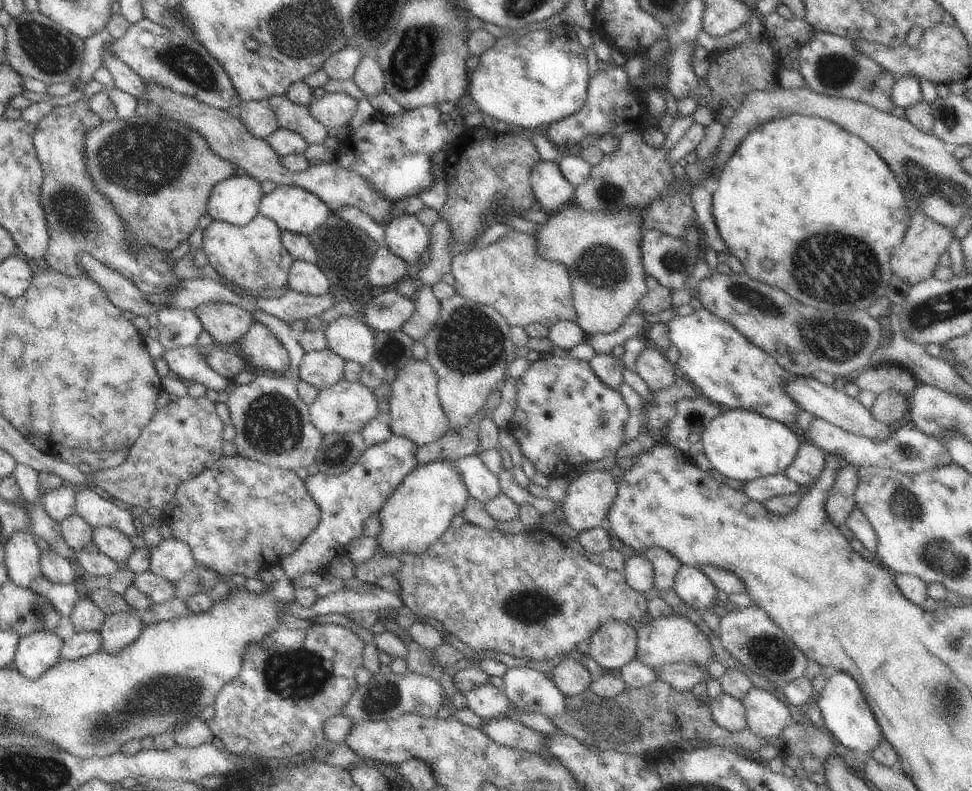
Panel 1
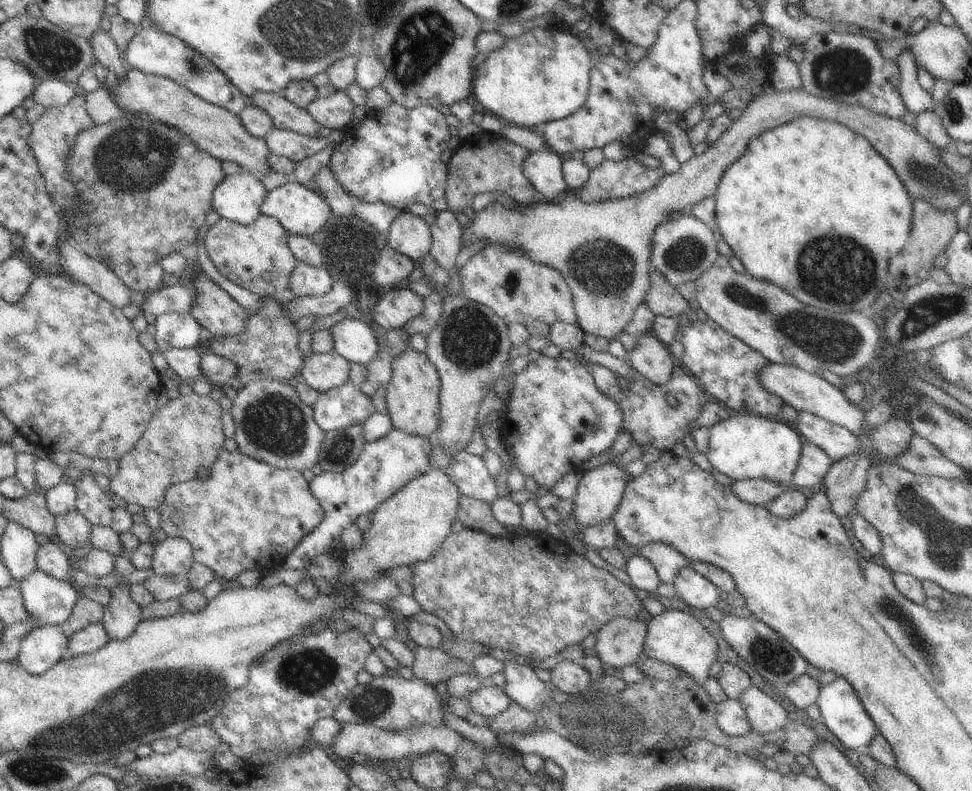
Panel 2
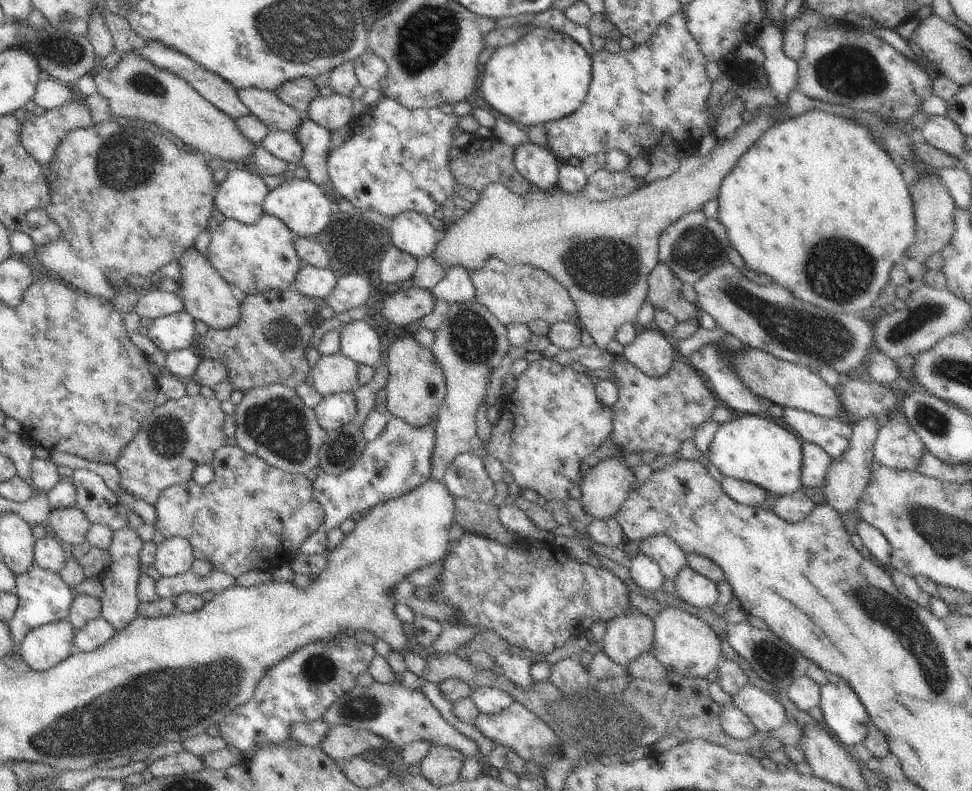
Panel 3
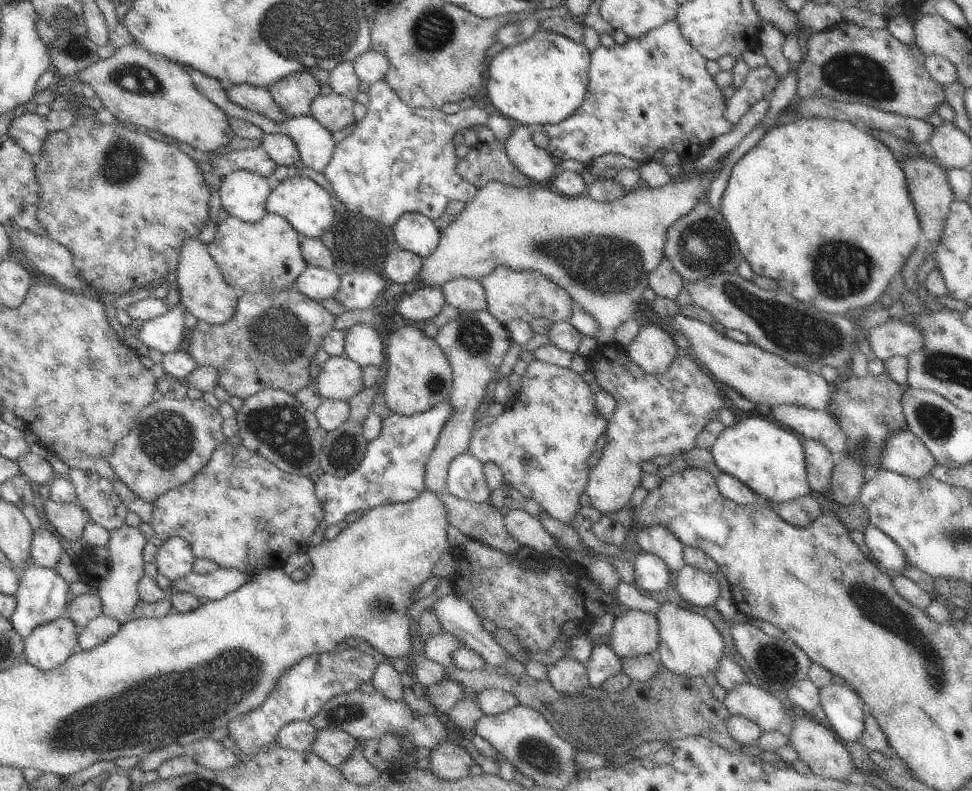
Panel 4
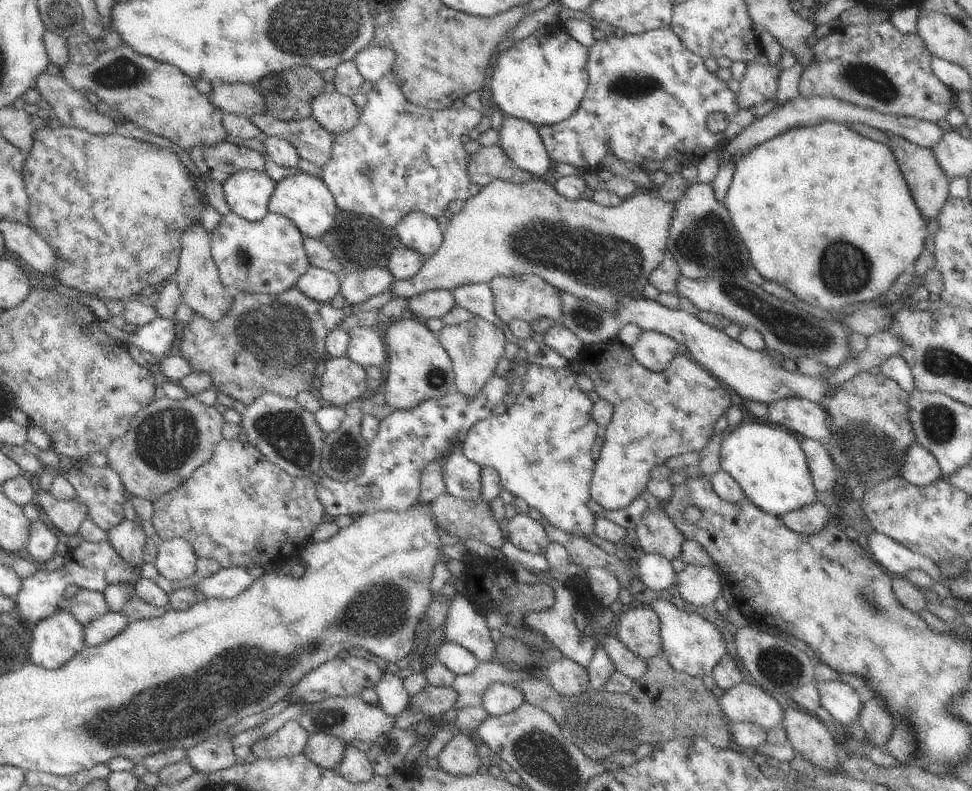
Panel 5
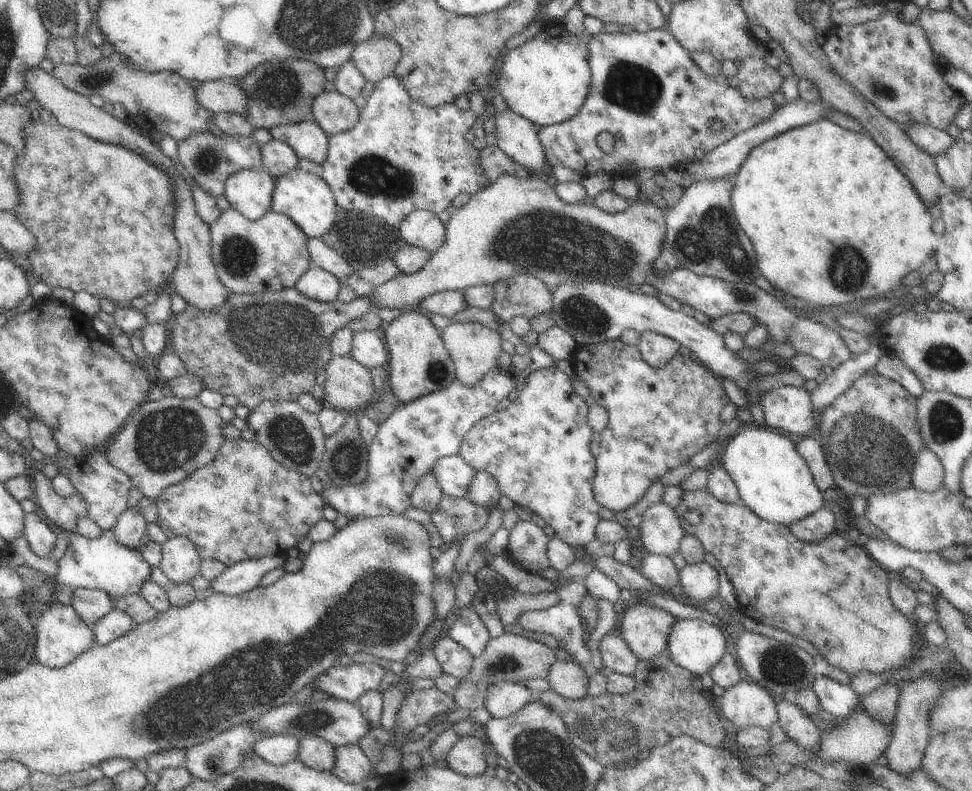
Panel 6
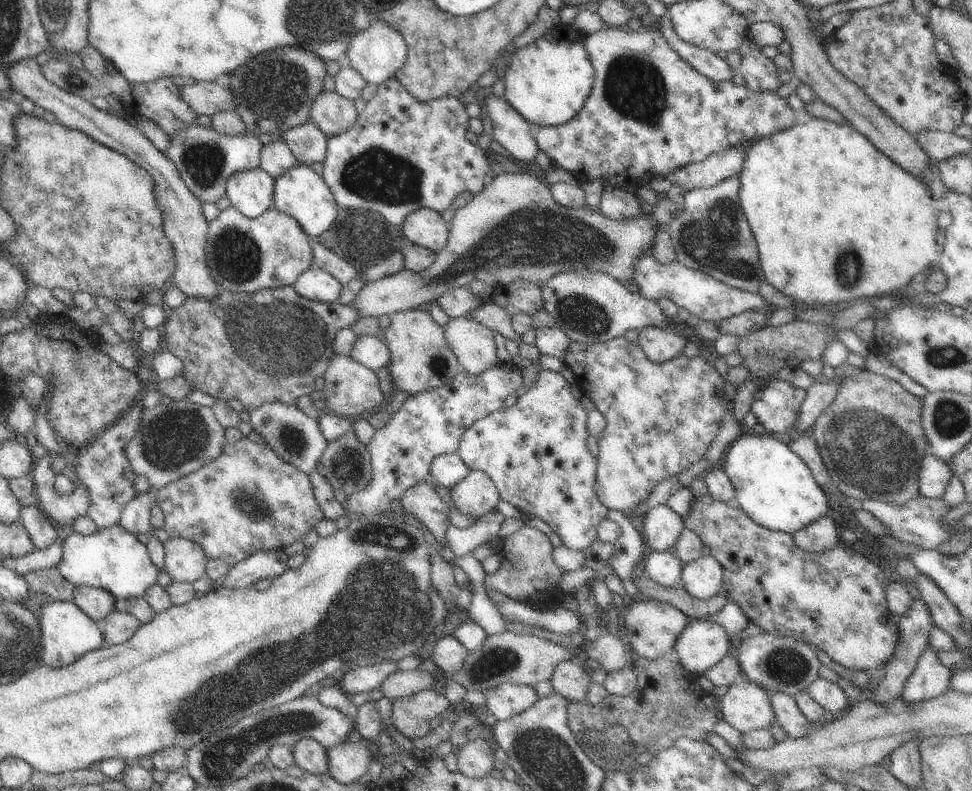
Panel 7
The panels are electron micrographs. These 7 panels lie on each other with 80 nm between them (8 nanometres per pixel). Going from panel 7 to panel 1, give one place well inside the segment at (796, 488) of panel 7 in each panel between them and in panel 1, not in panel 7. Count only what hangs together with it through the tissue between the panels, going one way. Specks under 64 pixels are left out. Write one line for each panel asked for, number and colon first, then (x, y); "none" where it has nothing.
1: (741, 444)
2: (744, 446)
3: (751, 448)
4: (771, 461)
5: (769, 464)
6: (772, 479)

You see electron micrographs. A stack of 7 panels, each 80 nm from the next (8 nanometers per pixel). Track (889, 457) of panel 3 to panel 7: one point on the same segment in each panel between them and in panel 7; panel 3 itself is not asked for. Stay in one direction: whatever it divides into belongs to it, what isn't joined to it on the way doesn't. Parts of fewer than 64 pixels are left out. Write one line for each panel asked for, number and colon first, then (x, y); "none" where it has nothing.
4: (908, 456)
5: (920, 468)
6: (928, 473)
7: (934, 475)

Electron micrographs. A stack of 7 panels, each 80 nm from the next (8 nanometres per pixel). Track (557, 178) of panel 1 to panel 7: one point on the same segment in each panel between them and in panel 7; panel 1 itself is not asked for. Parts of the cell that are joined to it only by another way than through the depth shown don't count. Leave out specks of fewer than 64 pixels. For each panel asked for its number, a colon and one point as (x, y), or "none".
2: (542, 168)
3: (537, 164)
4: (535, 162)
5: (520, 140)
6: (517, 137)
7: (514, 133)

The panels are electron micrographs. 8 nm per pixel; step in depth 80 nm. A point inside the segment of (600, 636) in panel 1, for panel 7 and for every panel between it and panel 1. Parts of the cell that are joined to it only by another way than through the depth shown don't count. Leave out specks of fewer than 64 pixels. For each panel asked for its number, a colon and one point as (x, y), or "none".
2: (620, 642)
3: (627, 637)
4: (634, 634)
5: (639, 630)
6: (645, 629)
7: (653, 627)

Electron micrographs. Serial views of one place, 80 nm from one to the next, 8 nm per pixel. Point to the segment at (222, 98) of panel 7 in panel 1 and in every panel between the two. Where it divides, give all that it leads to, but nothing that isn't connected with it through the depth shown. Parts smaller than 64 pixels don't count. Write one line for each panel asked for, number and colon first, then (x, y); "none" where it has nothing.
1: (296, 118)
2: (285, 115)
3: (277, 115)
4: (256, 99)
5: (243, 99)
6: (217, 96)

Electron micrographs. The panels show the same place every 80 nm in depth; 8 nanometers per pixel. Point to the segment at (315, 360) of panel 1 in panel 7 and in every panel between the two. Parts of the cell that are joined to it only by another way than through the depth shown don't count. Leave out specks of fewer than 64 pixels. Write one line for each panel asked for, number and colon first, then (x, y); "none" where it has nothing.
2: (322, 371)
3: (332, 374)
4: (341, 378)
5: (343, 381)
6: (348, 386)
7: (351, 389)

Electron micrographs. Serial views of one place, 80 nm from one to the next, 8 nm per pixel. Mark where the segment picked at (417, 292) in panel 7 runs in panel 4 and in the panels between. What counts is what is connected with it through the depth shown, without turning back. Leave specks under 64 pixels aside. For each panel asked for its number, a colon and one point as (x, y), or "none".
4: (602, 254)
5: (598, 253)
6: (515, 226)

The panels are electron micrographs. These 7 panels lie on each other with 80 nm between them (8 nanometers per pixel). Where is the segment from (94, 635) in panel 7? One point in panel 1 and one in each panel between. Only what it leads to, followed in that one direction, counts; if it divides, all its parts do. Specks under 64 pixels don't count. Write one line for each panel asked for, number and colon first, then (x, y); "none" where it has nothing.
1: (36, 653)
2: (43, 647)
3: (45, 647)
4: (49, 645)
5: (55, 640)
6: (61, 636)

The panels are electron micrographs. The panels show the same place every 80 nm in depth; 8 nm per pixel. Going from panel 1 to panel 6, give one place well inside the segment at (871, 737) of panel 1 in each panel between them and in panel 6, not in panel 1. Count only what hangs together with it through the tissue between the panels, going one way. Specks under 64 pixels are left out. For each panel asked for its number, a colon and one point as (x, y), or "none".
2: (842, 711)
3: (844, 715)
4: (845, 710)
5: (844, 704)
6: (840, 701)

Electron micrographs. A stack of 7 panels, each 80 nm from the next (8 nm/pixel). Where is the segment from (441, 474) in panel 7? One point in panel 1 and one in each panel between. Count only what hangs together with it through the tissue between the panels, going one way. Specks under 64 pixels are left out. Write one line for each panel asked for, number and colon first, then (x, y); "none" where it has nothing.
1: (482, 485)
2: (468, 472)
3: (466, 477)
4: (465, 479)
5: (462, 476)
6: (454, 474)

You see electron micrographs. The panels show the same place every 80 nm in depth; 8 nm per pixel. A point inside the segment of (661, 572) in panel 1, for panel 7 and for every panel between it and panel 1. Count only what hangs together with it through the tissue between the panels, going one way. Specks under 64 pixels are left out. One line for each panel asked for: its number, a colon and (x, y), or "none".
2: (667, 561)
3: (664, 551)
4: (657, 540)
5: (656, 532)
6: (661, 533)
7: (662, 527)

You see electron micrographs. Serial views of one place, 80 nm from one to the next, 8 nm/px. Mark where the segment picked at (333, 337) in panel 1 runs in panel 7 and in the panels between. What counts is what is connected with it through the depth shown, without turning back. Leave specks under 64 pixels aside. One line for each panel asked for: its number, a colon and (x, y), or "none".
2: (353, 339)
3: (359, 341)
4: (363, 345)
5: (366, 348)
6: (367, 349)
7: (371, 351)

